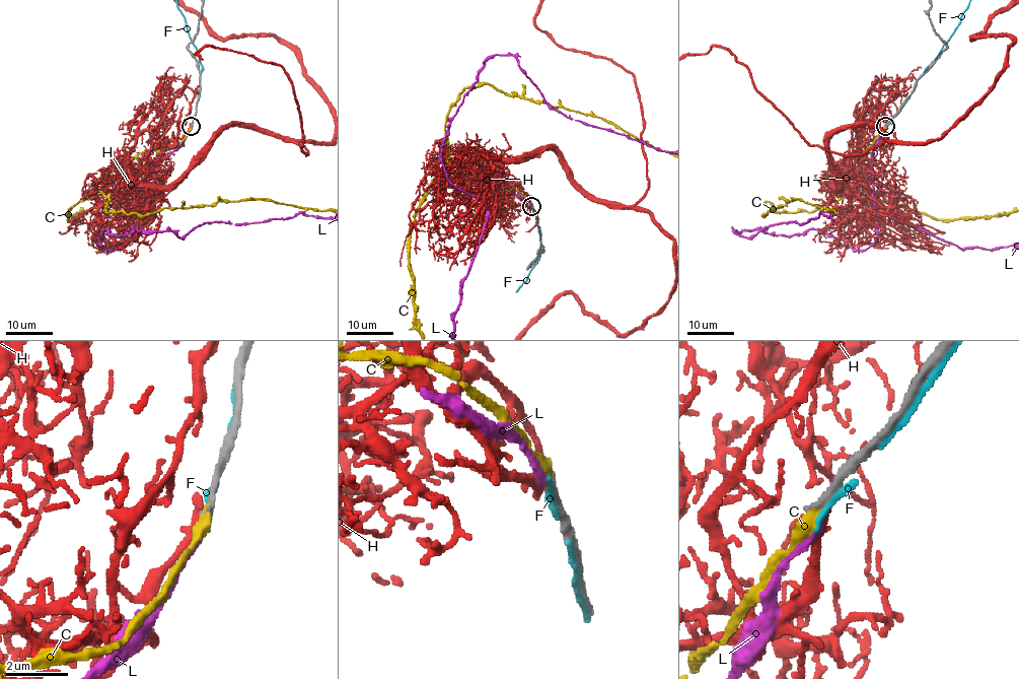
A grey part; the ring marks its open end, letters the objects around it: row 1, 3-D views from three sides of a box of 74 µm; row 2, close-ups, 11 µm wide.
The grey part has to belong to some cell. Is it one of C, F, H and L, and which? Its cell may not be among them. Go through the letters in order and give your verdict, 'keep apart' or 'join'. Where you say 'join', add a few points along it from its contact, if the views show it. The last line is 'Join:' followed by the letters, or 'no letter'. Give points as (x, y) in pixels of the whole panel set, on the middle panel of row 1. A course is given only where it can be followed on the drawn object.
C: join
F: keep apart
H: keep apart
L: keep apart
Join: C

